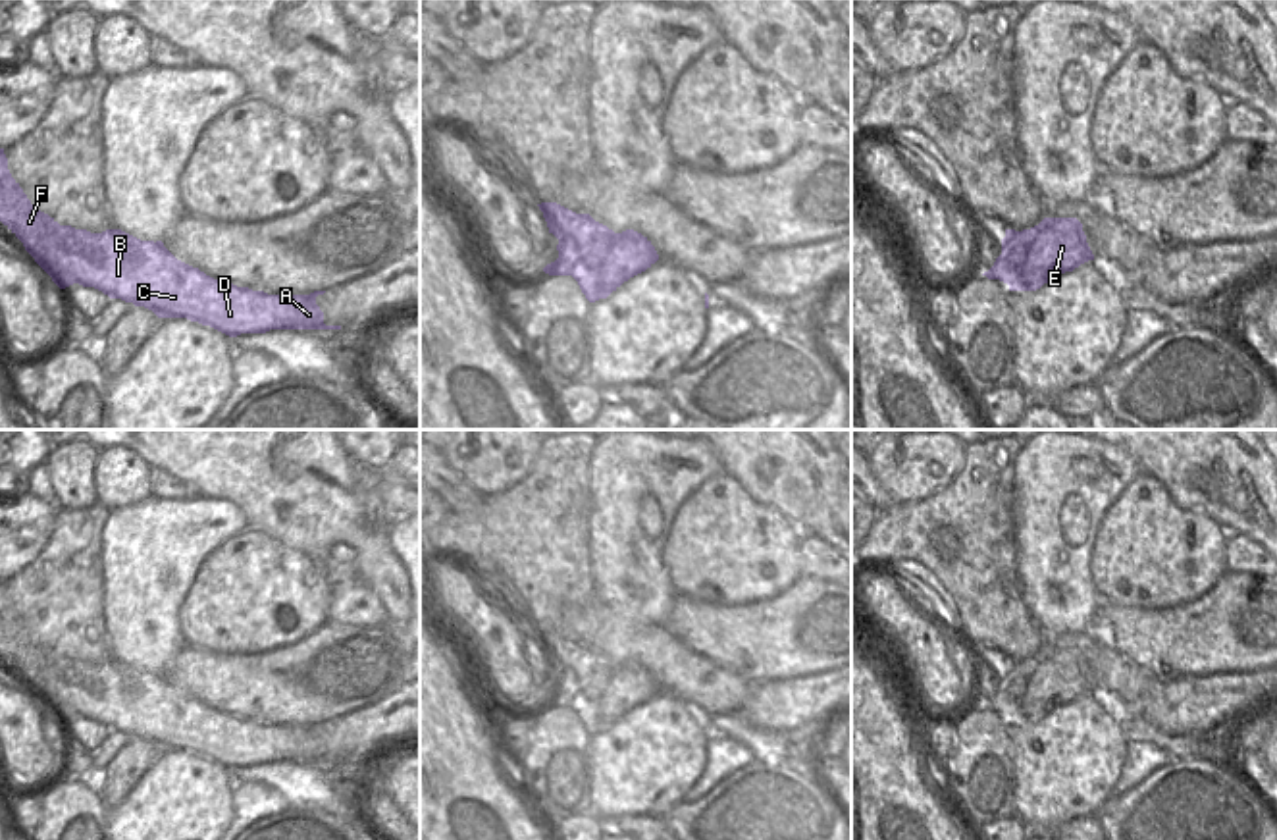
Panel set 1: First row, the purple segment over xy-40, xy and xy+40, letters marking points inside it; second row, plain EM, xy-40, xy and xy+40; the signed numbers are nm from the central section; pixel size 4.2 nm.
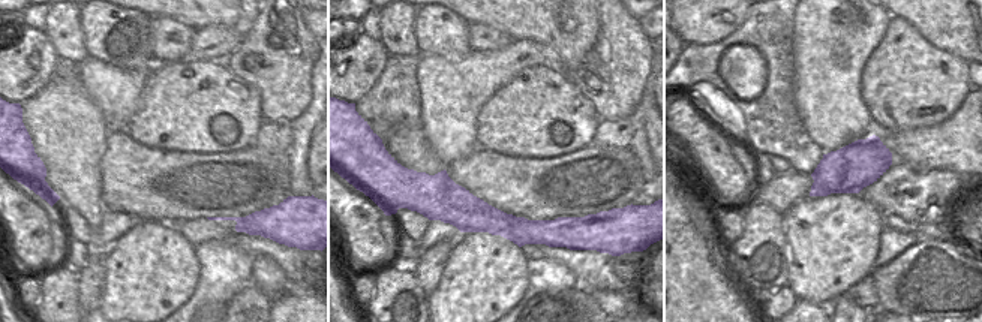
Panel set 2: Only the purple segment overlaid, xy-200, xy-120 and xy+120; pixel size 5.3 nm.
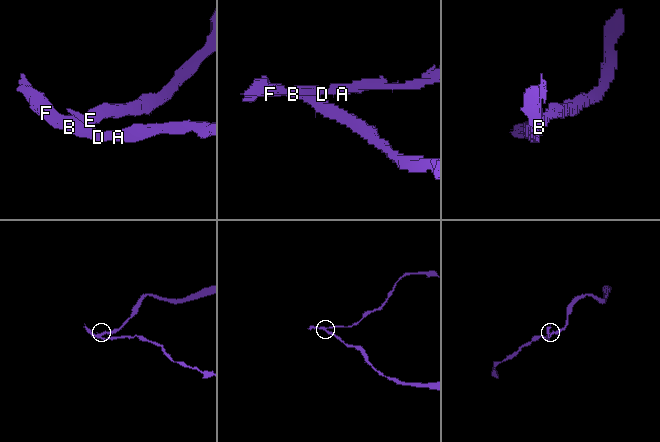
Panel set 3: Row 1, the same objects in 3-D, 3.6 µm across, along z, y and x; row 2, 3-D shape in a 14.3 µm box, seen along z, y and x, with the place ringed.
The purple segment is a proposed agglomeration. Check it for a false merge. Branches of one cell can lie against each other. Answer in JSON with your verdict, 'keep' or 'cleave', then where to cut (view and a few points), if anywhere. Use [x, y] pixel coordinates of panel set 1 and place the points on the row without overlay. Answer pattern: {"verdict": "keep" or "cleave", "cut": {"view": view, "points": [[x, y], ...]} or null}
{"verdict": "cleave", "cut": {"view": "xy", "points": [[559, 671], [571, 671], [588, 686], [603, 690], [601, 729]]}}

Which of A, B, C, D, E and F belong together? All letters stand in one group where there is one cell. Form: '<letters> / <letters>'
A B C D F / E

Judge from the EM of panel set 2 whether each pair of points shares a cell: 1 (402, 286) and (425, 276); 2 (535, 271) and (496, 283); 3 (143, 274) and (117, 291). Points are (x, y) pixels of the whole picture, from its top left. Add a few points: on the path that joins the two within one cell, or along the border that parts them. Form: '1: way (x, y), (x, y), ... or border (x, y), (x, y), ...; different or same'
1: border (411, 268), (420, 289), (426, 295); different
2: border (526, 259), (528, 286), (513, 306); different
3: way (137, 280), (123, 291); same

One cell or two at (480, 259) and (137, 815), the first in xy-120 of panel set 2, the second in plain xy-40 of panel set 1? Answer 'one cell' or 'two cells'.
one cell

